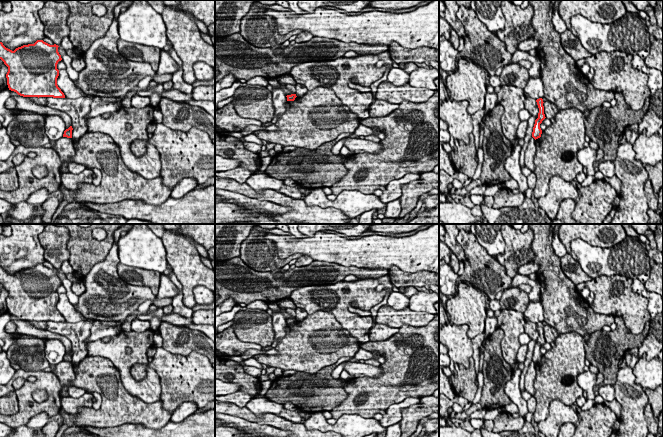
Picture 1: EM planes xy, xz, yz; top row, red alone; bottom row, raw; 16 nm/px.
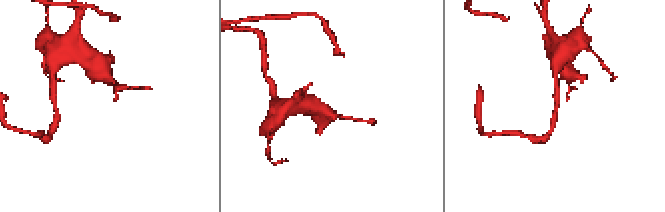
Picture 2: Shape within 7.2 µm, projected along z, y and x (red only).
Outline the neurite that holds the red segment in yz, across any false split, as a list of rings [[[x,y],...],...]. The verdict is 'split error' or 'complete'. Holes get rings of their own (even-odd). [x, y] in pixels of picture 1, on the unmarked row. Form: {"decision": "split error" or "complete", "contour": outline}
{"decision": "complete", "contour": [[[539,322],[536,324],[538,332],[539,332],[539,337],[538,337],[538,342],[535,344],[535,348],[533,351],[533,356],[532,356],[532,361],[536,364],[541,361],[542,354],[540,352],[540,348],[542,345],[546,342],[544,338],[544,330],[543,330],[543,323]]]}

